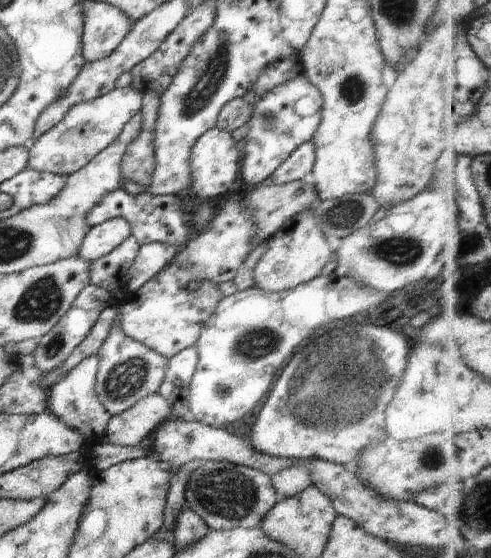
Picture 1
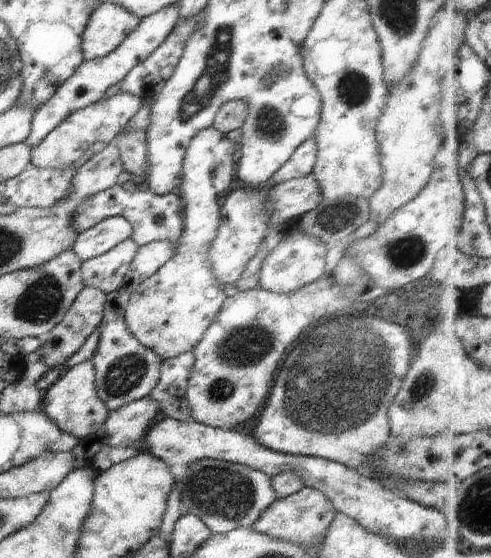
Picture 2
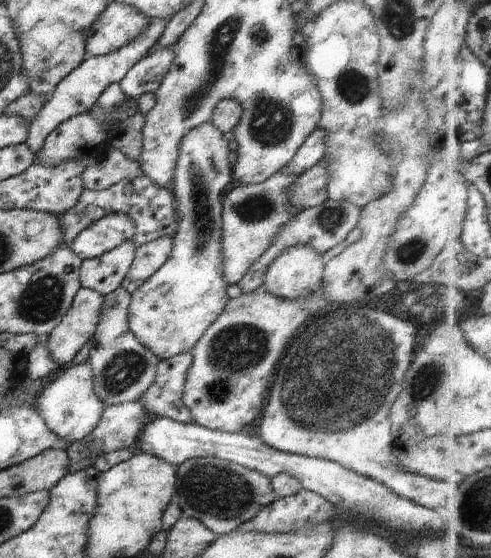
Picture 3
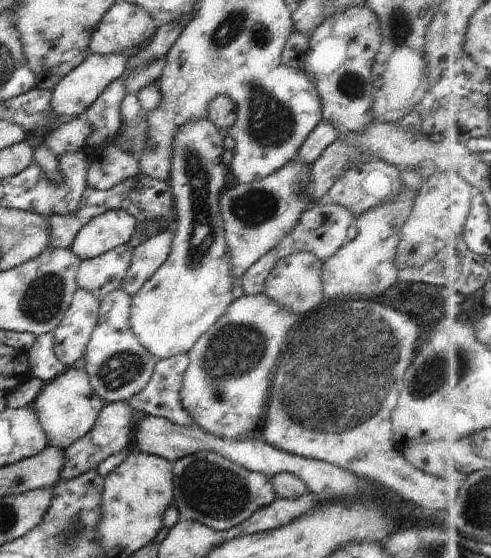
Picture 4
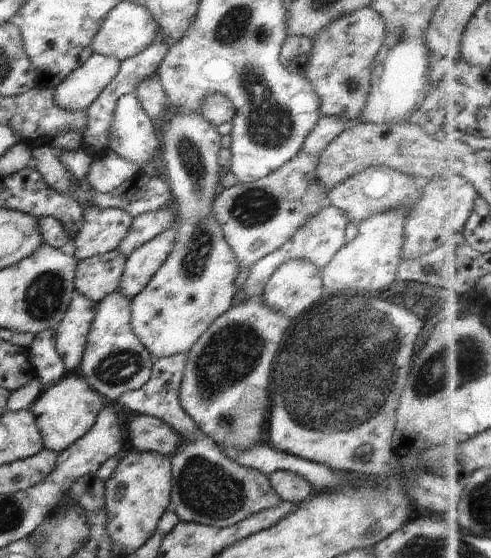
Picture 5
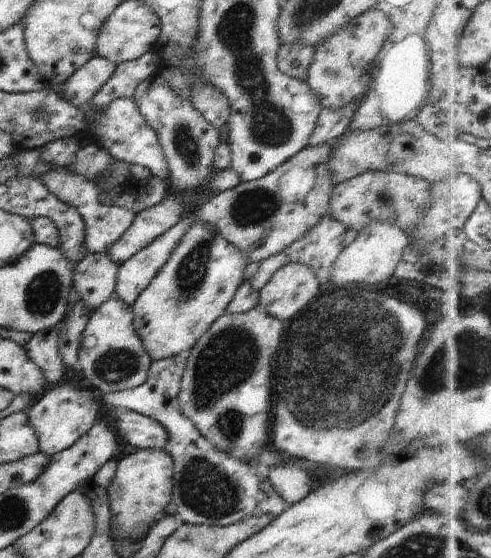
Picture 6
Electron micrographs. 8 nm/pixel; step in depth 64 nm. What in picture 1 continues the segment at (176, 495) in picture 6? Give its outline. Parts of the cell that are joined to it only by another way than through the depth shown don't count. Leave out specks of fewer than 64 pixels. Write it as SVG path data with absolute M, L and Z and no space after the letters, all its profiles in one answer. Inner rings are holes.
M195 347L184 348L167 360L163 382L157 394L171 404L171 414L179 420L191 421L192 414L187 408L187 392L195 370L197 352ZM207 461L203 466L189 472L185 492L183 492L185 508L194 512L205 523L208 530L231 530L233 528L259 529L263 517L269 512L271 506L275 506L279 500L277 492L270 483L270 476L258 470L228 463L225 461Z

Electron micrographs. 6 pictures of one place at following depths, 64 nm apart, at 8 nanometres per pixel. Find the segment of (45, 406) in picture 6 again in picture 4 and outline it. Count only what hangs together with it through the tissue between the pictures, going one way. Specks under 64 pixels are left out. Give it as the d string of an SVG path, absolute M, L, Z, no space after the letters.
M78 365L66 367L63 374L56 376L48 383L44 382L39 394L29 407L35 413L43 434L47 436L47 444L65 450L67 446L71 446L93 428L97 415L104 405L105 402L95 396L87 380L87 372Z

